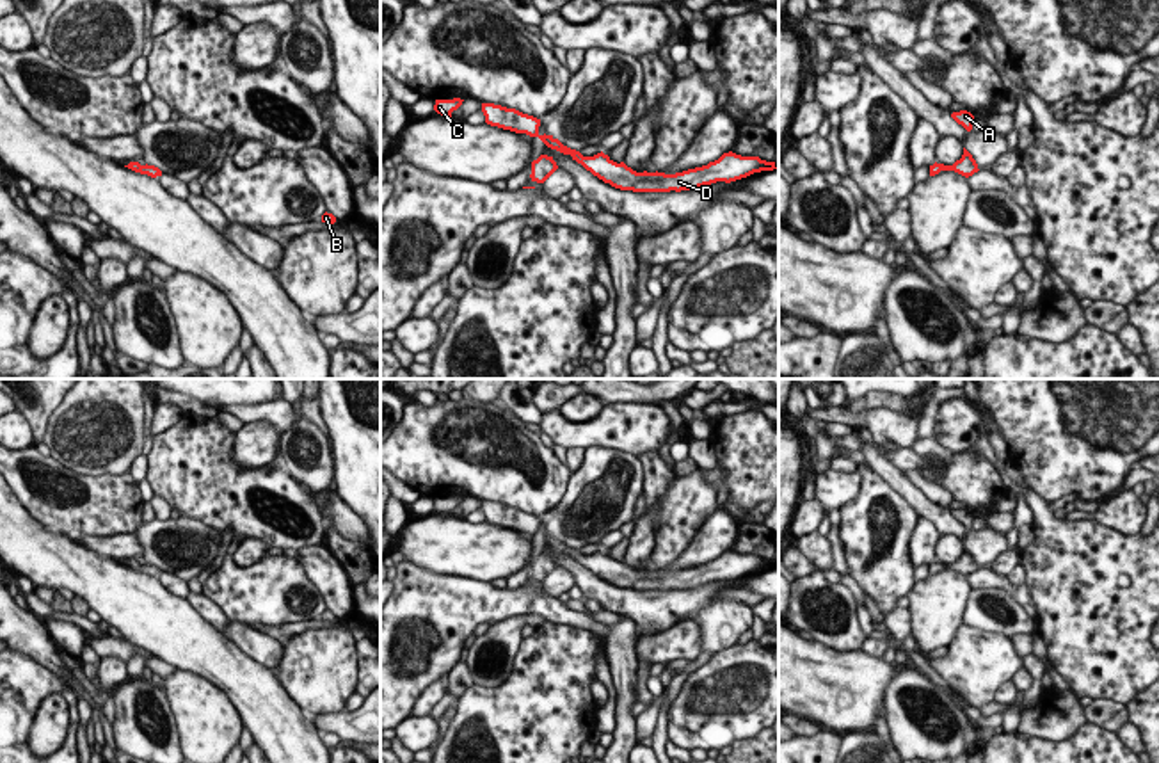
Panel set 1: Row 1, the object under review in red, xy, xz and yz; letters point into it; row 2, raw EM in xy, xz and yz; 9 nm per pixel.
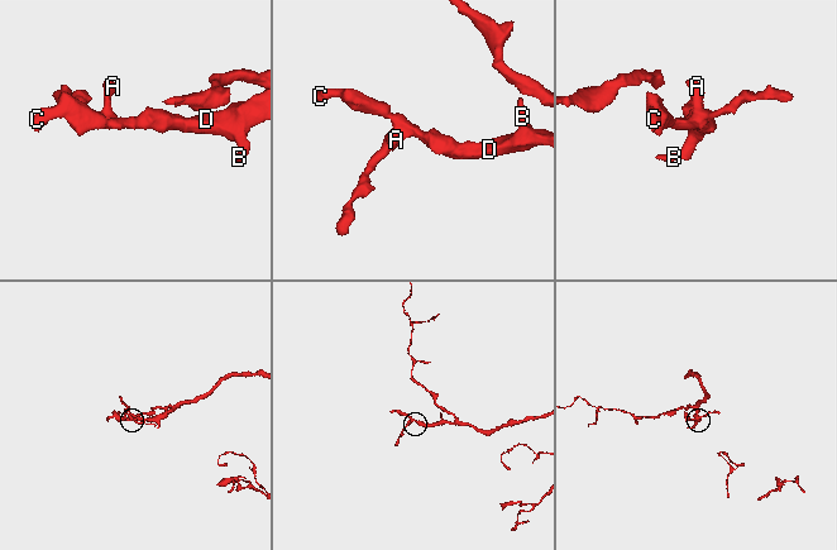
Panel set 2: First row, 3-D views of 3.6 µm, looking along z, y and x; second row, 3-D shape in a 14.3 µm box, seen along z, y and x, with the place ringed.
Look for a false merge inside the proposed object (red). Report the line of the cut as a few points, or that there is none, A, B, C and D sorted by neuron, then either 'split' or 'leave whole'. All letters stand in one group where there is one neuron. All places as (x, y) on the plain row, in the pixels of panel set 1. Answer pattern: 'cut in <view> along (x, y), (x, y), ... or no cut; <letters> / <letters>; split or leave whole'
no cut; A B C D; leave whole

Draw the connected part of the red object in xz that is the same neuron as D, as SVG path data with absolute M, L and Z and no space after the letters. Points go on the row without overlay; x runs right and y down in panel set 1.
M482 502L482 510L485 521L516 532L526 532L530 535L539 535L548 546L556 548L564 553L571 553L572 558L581 562L594 574L610 582L620 589L633 590L681 590L693 589L704 583L716 580L736 580L747 576L754 571L773 569L775 560L761 558L759 555L741 555L732 550L723 551L718 558L709 560L707 564L688 567L675 573L665 571L636 571L627 566L624 560L617 562L603 550L594 555L583 555L580 550L564 544L553 534L540 534L539 525L540 518L523 512L516 507L507 507L494 502Z

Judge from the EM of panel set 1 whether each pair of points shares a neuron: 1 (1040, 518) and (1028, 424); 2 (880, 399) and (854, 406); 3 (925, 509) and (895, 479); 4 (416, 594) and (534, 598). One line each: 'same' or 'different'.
1: different
2: same
3: same
4: same

